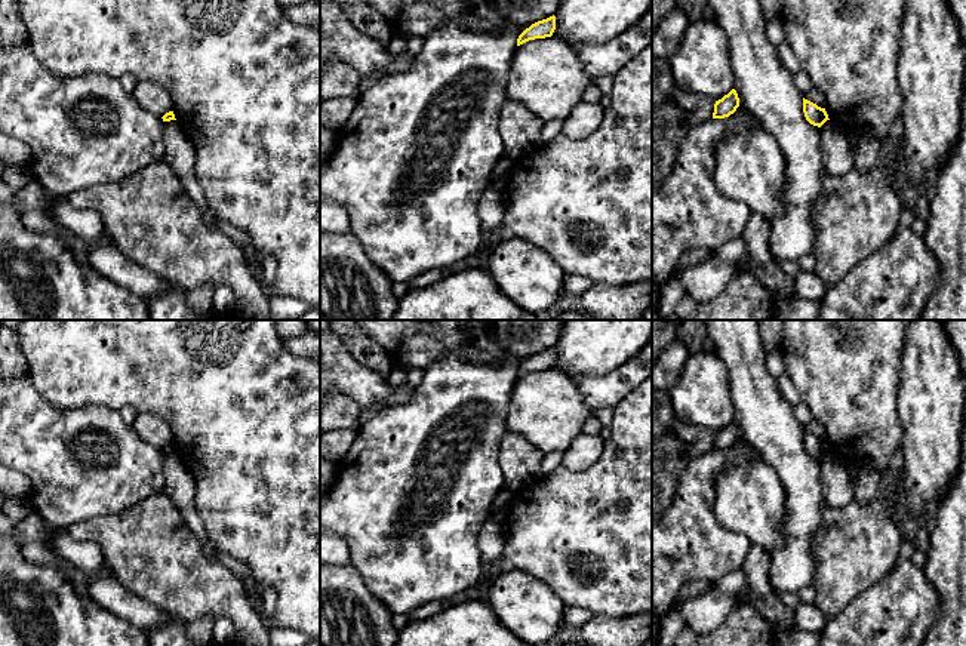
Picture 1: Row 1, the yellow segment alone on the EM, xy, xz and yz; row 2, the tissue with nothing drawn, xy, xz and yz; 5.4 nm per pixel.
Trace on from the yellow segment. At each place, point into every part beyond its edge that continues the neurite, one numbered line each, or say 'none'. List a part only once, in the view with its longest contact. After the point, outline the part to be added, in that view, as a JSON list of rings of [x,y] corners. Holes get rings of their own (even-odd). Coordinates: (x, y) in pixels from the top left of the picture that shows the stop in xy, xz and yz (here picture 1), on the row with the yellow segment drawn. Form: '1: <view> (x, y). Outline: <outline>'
none

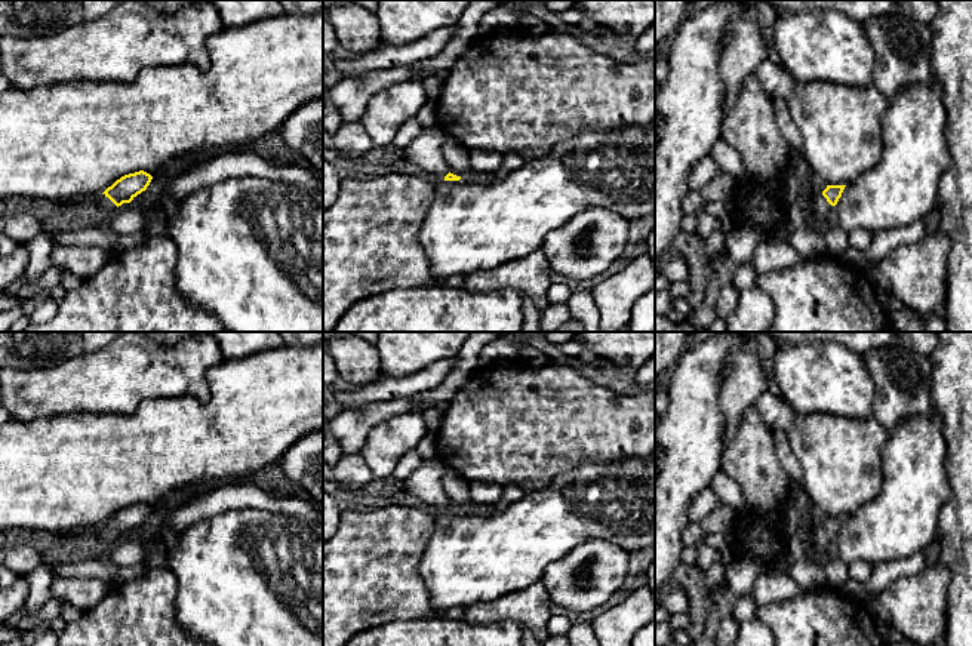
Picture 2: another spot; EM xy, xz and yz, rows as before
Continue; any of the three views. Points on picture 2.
1: xy (102, 203). Outline: [[[99,194],[90,200],[95,209],[101,210],[102,213],[111,213],[117,210],[117,206],[105,194]]]

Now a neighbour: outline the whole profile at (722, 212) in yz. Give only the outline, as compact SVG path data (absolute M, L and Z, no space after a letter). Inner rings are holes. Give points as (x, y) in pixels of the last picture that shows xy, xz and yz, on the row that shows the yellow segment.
M707 202L704 209L708 215L711 215L720 222L722 231L725 234L736 227L729 204Z

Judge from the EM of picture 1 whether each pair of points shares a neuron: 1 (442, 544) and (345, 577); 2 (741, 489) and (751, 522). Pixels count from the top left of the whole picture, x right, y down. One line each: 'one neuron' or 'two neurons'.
1: two neurons
2: one neuron

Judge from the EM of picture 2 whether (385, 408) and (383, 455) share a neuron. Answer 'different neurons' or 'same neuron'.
different neurons

